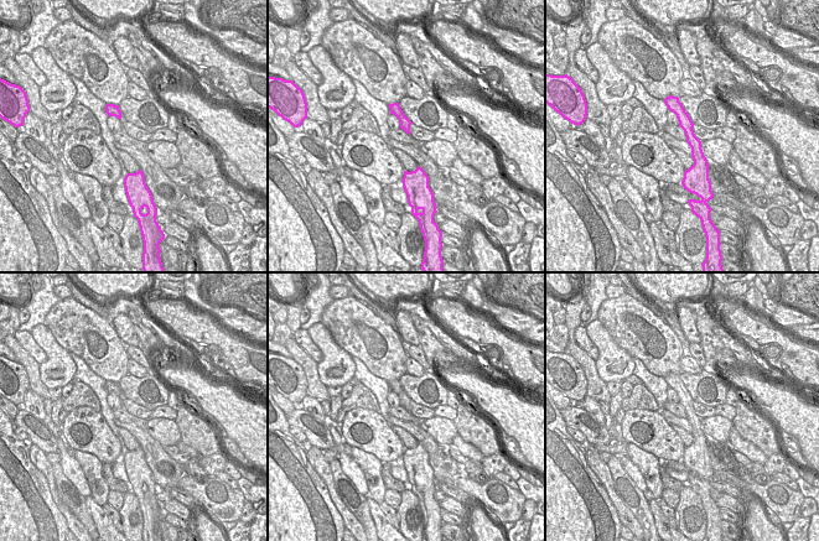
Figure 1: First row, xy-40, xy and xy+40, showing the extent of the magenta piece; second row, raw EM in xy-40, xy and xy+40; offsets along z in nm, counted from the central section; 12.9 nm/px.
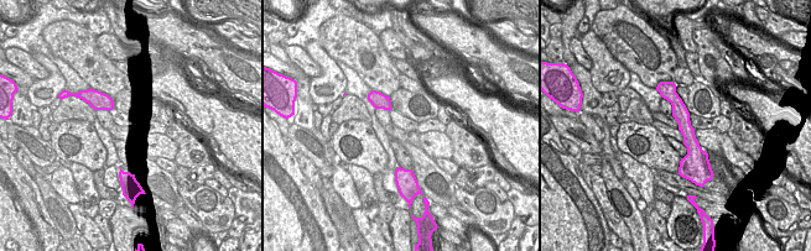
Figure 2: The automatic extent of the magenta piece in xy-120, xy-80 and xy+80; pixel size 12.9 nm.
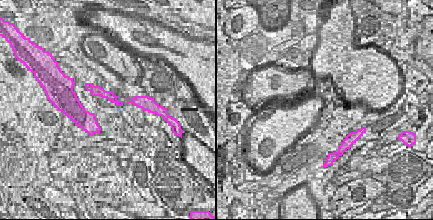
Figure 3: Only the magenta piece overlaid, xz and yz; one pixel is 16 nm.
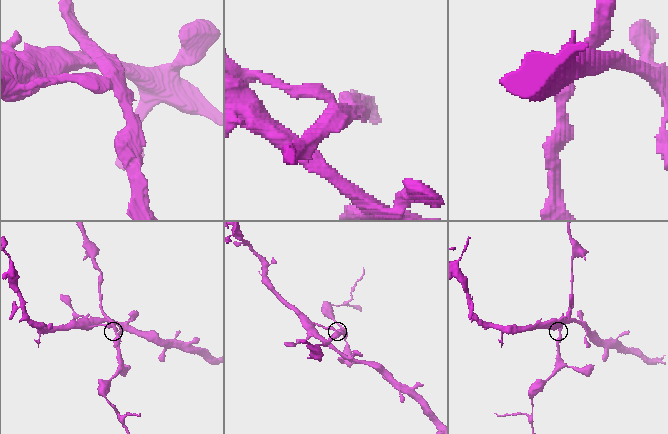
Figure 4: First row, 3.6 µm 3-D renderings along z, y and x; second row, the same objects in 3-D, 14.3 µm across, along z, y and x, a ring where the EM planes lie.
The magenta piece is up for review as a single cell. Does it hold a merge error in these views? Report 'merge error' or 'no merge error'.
merge error

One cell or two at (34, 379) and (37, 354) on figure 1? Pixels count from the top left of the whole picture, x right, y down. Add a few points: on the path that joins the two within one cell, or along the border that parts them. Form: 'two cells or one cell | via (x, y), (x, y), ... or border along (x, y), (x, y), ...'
two cells | border along (16, 341), (40, 364)

